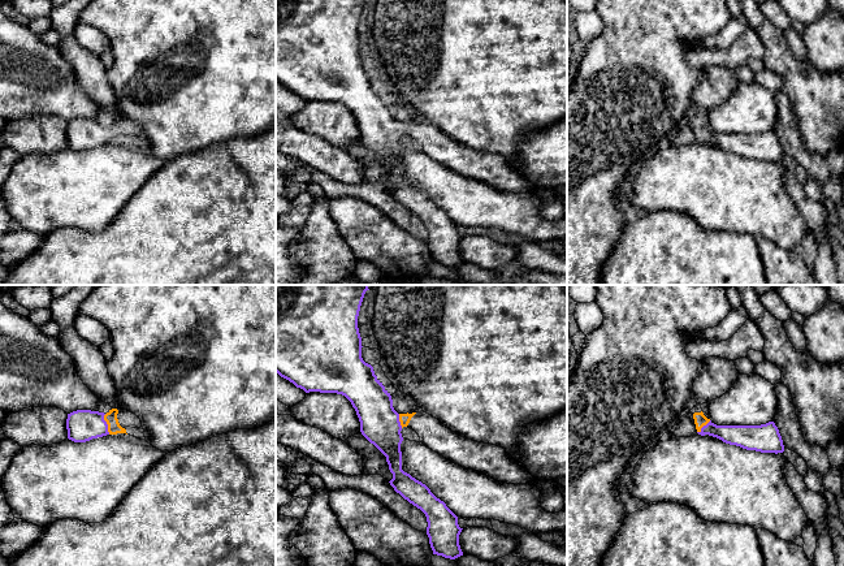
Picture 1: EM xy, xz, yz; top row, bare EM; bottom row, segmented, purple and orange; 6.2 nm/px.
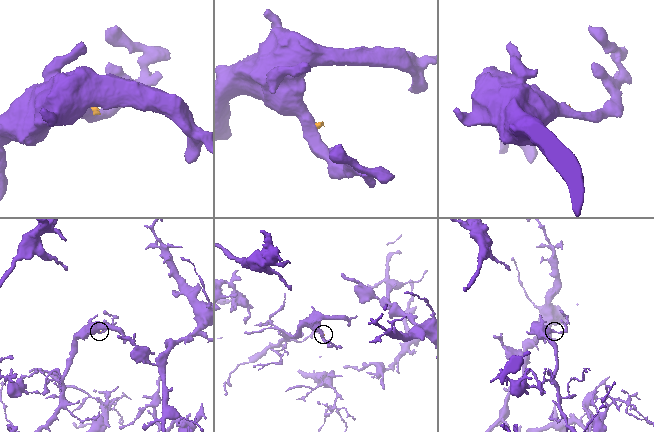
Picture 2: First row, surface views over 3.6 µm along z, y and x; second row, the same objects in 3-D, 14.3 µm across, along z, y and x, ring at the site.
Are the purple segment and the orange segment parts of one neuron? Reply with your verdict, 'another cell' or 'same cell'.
same cell

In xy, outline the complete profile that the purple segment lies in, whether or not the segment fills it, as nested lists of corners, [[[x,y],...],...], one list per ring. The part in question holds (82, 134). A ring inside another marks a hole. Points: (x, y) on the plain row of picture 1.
[[[112,117],[107,122],[91,118],[77,118],[68,122],[68,147],[86,151],[107,143],[127,142],[146,148],[140,128],[121,117]]]

